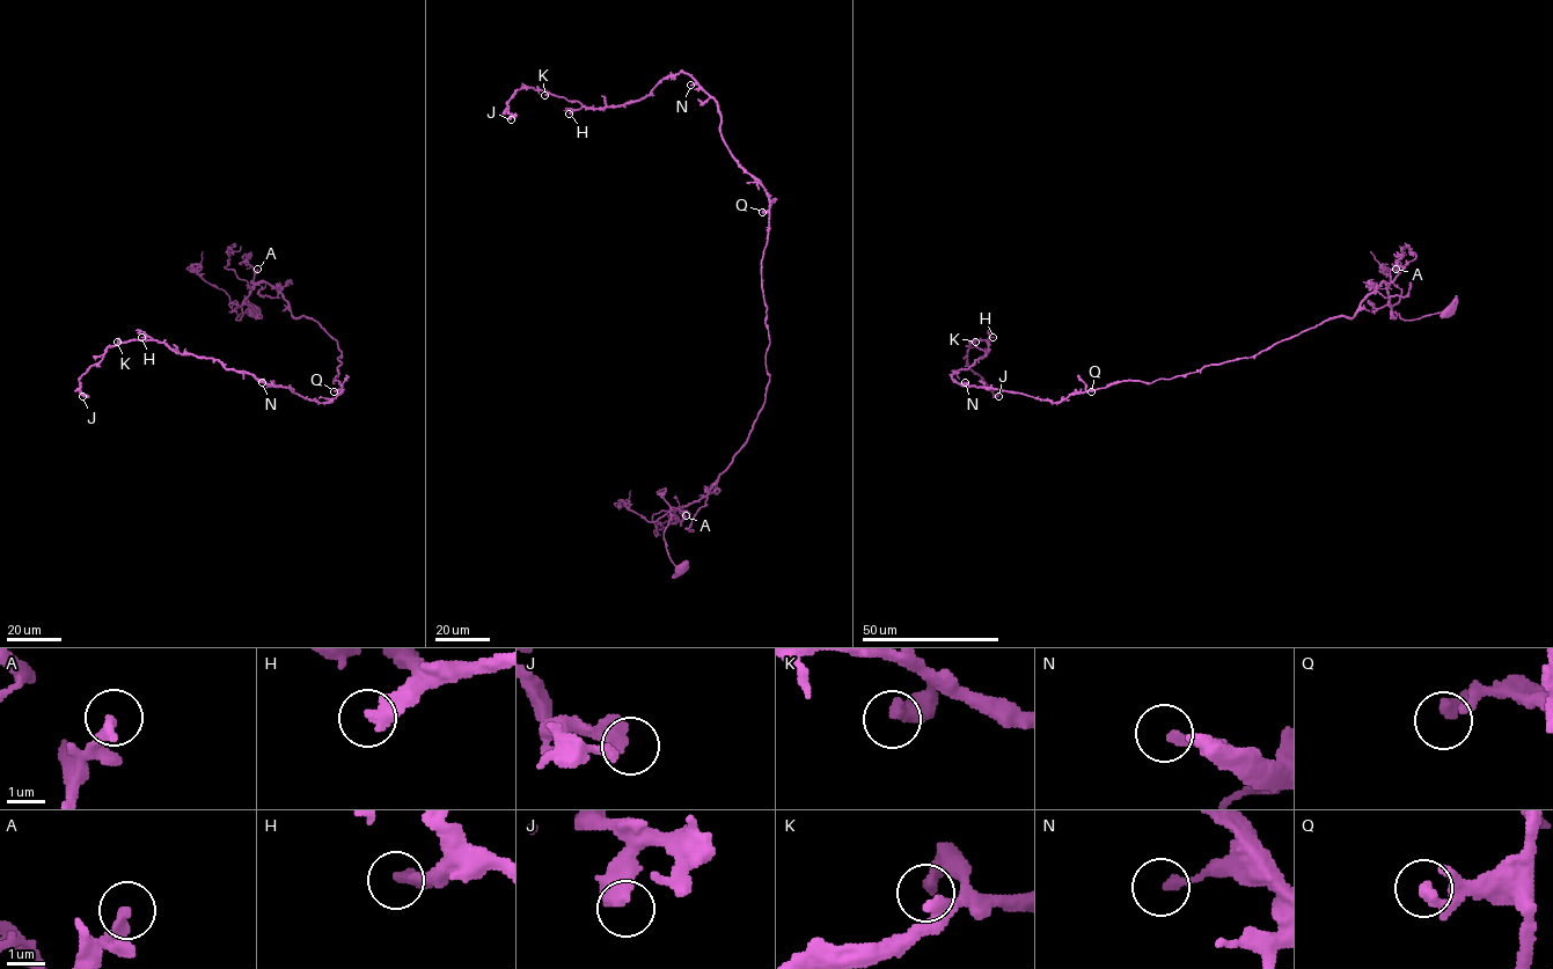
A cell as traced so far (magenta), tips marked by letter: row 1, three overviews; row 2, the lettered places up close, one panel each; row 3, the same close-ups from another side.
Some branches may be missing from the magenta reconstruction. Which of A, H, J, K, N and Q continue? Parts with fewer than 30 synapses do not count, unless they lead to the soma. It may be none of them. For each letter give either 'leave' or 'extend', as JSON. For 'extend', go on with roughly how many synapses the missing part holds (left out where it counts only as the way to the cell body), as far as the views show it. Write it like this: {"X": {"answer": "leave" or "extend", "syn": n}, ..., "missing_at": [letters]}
{"A": {"answer": "leave"}, "H": {"answer": "extend", "syn": 130}, "J": {"answer": "leave"}, "K": {"answer": "leave"}, "N": {"answer": "leave"}, "Q": {"answer": "leave"}, "missing_at": ["H"]}

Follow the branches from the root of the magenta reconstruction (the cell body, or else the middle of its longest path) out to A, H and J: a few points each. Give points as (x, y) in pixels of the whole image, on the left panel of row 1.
A: (255, 310), (248, 308), (235, 318), (242, 315), (243, 300), (257, 269)
H: (255, 310), (235, 318), (264, 281), (294, 317), (316, 321), (342, 352), (342, 391), (308, 399), (141, 337)
J: (255, 310), (235, 318), (264, 281), (316, 321), (342, 391), (319, 403), (130, 340), (82, 396)

